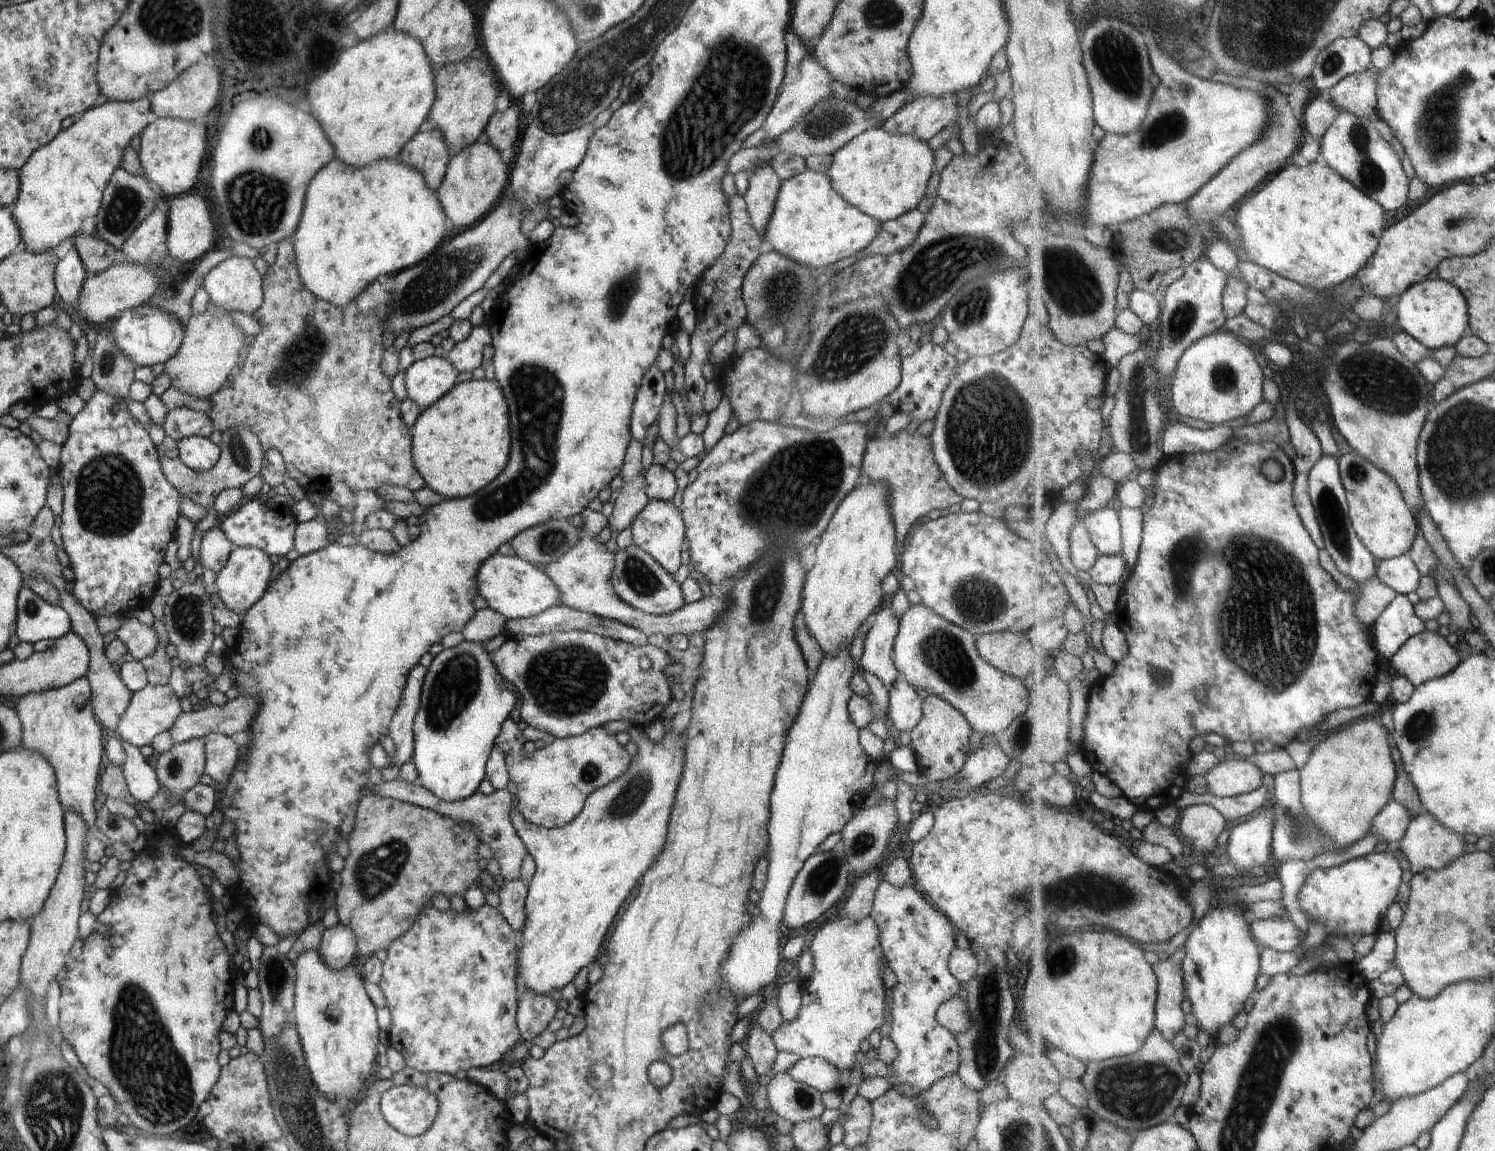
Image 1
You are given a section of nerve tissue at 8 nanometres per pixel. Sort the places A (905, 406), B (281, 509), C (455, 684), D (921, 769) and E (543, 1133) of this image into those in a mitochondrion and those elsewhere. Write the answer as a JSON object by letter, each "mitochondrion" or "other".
{"A":"other","B":"other","C":"mitochondrion","D":"other","E":"other"}

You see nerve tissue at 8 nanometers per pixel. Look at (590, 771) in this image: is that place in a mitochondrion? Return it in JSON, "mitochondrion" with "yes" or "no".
{"mitochondrion":"yes"}

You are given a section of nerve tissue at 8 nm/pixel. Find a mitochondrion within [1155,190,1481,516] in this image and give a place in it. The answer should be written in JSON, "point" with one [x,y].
{"point":[1375,378]}

